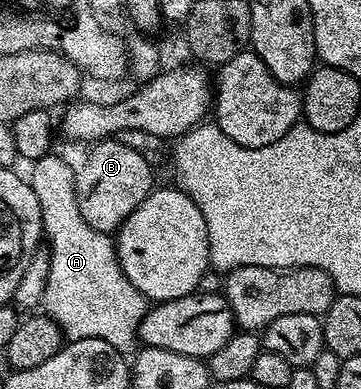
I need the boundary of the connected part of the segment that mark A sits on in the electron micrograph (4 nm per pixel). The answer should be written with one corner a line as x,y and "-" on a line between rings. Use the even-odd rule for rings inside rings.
51,153
33,160
31,167
34,168
28,174
28,182
36,193
36,201
40,201
42,233
45,242
50,242
50,272
42,298
45,314
56,321
67,340
99,339
108,341
108,345
113,347
126,349
130,342
138,339
138,326
142,324
142,318
148,310
147,299
136,289
136,285
132,285
132,281
128,281
128,277
124,277
118,263
115,240
109,234
92,229
92,225
88,225
84,217
80,217
80,205
76,205
75,168
72,163
70,167
68,160
61,159
57,153

